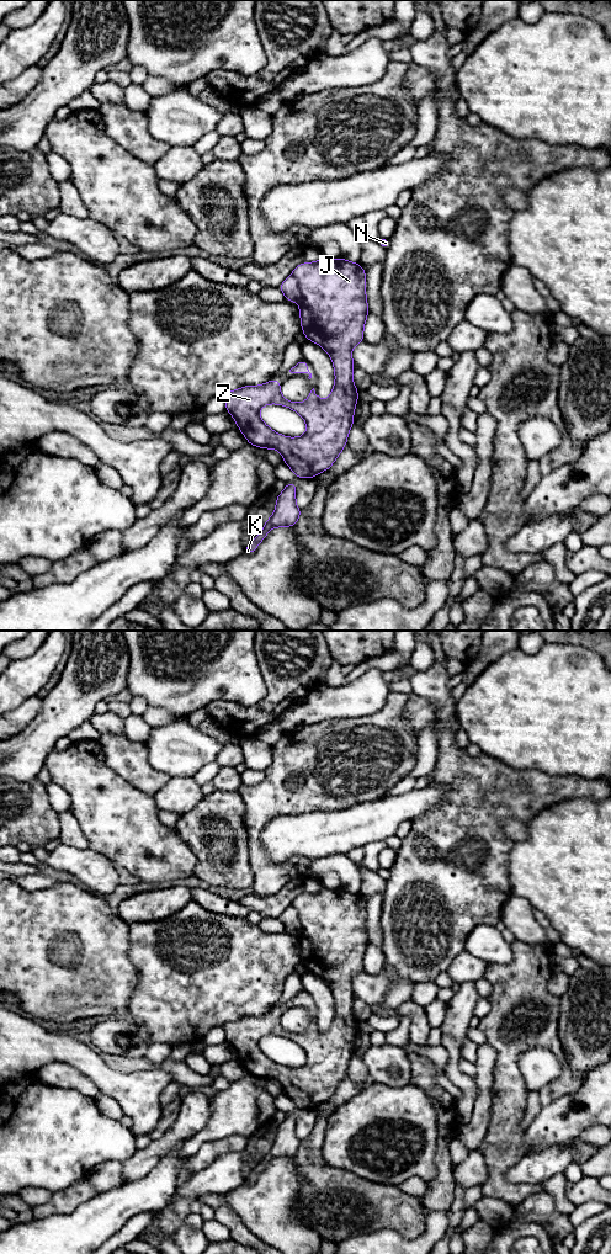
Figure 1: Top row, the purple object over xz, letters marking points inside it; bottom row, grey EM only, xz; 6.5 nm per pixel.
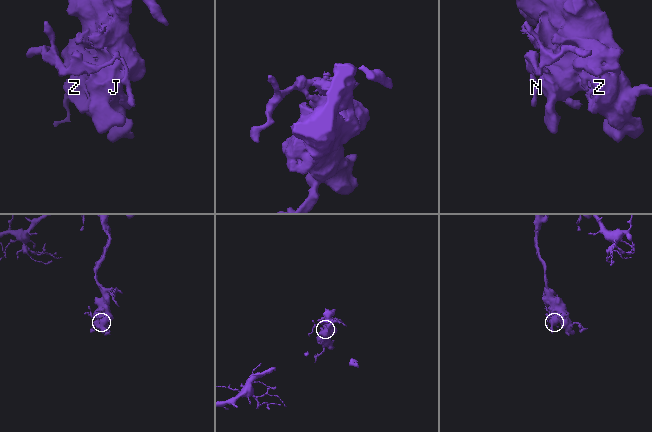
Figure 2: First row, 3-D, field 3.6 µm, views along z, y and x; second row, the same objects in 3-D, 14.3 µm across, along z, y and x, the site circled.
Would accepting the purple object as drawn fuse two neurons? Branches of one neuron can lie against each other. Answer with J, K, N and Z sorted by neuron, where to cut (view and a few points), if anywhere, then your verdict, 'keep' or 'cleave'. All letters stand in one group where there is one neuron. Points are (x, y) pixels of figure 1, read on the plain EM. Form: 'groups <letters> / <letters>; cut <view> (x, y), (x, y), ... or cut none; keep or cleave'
groups J K Z / N; cut xz (292, 904), (298, 917), (298, 931); cleave

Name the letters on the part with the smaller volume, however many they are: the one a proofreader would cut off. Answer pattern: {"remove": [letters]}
{"remove": ["N"]}

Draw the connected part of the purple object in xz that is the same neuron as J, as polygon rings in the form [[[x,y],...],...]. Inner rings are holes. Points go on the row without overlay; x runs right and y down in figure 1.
[[[323,887],[317,893],[302,893],[292,905],[299,916],[302,963],[310,973],[319,974],[330,985],[334,995],[335,1015],[329,1029],[319,1030],[313,1019],[304,1034],[287,1031],[280,1022],[280,1010],[271,1010],[262,1016],[245,1016],[225,1024],[223,1029],[225,1041],[232,1045],[249,1074],[265,1080],[277,1080],[298,1109],[314,1109],[333,1096],[346,1077],[349,1062],[354,1056],[358,1021],[352,1011],[355,998],[351,981],[363,972],[363,958],[368,946],[366,902],[357,893]],[[266,1035],[280,1035],[298,1043],[307,1053],[307,1063],[301,1068],[286,1068],[271,1061],[259,1046],[259,1041]]]

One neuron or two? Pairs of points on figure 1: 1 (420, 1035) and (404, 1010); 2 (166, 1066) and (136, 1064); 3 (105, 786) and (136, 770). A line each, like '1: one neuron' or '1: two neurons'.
1: one neuron
2: one neuron
3: two neurons

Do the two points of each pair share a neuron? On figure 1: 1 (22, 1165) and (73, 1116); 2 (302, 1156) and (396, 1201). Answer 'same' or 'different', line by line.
1: same
2: same

